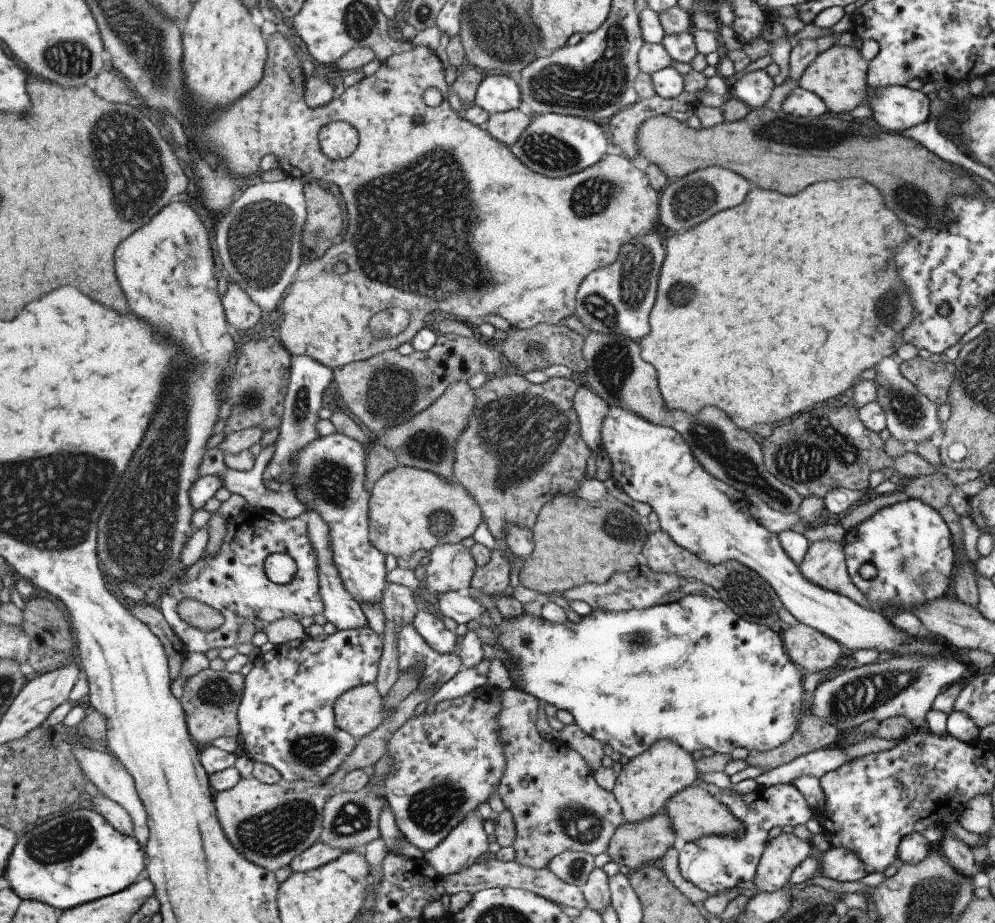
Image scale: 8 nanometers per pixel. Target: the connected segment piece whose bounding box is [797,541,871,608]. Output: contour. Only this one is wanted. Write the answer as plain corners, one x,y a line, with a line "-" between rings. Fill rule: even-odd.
826,541
811,544
797,568
799,574
811,584
871,608
866,596
852,583
846,571
842,542
840,545

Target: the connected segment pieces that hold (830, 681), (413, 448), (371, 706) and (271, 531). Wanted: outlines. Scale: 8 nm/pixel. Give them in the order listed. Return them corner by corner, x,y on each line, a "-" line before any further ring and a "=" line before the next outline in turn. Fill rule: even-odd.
886,655
883,660
867,665
857,665
842,670
837,676
833,678
823,679
811,693
810,711
812,715
823,722
824,725
830,724
833,728
843,734
845,731
855,729
859,724
863,724
865,720
877,720
881,723
887,718
891,717
907,717
909,720
909,727
913,729
921,729
922,731
929,731
925,722
925,712
929,710
930,704
933,702
935,695
939,694
941,688
947,688
952,682
962,680
963,674
967,664
964,662
949,659
943,659
941,656
937,657
921,657
919,655
912,655
911,657
894,657
893,655
=
454,381
442,396
431,403
429,408
416,414
411,420
388,428
378,442
395,451
399,464
418,468
439,475
449,485
455,484
454,447
475,414
475,394
465,381
=
376,683
348,690
334,706
336,722
340,729
357,740
374,732
384,721
383,698
=
247,506
236,517
227,520
227,532
218,553
205,555
192,565
185,566
169,590
160,594
158,605
167,622
182,638
184,650
203,654
215,648
234,647
239,642
237,628
247,620
255,622
258,618
271,624
286,618
301,620
324,614
326,603
321,598
317,570
317,555
310,541
305,517
284,519
275,511
-
275,553
287,553
298,564
298,573
289,584
280,585
268,577
265,563
-
185,598
200,600
220,610
225,617
223,626
199,630
186,623
178,613
179,603

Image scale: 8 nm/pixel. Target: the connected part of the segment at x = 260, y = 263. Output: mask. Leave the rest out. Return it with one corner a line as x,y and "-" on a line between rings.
287,176
275,182
260,182
249,187
217,225
217,249
228,278
237,281
265,312
274,311
281,304
293,284
304,260
303,235
308,219
306,181

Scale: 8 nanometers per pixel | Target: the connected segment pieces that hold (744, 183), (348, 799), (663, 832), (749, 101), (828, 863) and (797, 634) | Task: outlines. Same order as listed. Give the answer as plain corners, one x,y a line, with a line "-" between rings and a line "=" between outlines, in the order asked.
710,166
669,181
658,195
658,226
661,230
682,233
707,220
723,208
737,206
749,192
748,180
728,168
=
388,745
386,754
370,769
370,781
359,792
339,790
326,804
324,813
324,829
320,841
334,849
353,851
362,849
369,842
382,836
380,829
380,814
383,805
387,803
385,796
386,778
394,773
394,760
390,756
=
661,812
641,819
636,823
621,823
613,831
607,843
605,853
609,855
610,860
615,862
615,864
624,864
633,870
633,868
639,868
645,863
654,863
657,861
665,850
672,846
674,838
675,835
672,831
668,816
664,812
=
763,69
747,72
729,83
730,95
742,100
751,109
763,107
773,86
772,78
=
830,847
819,858
819,872
825,878
853,883
866,874
862,863
847,849
=
801,623
780,635
787,656
805,673
823,672
840,664
844,656
838,642

